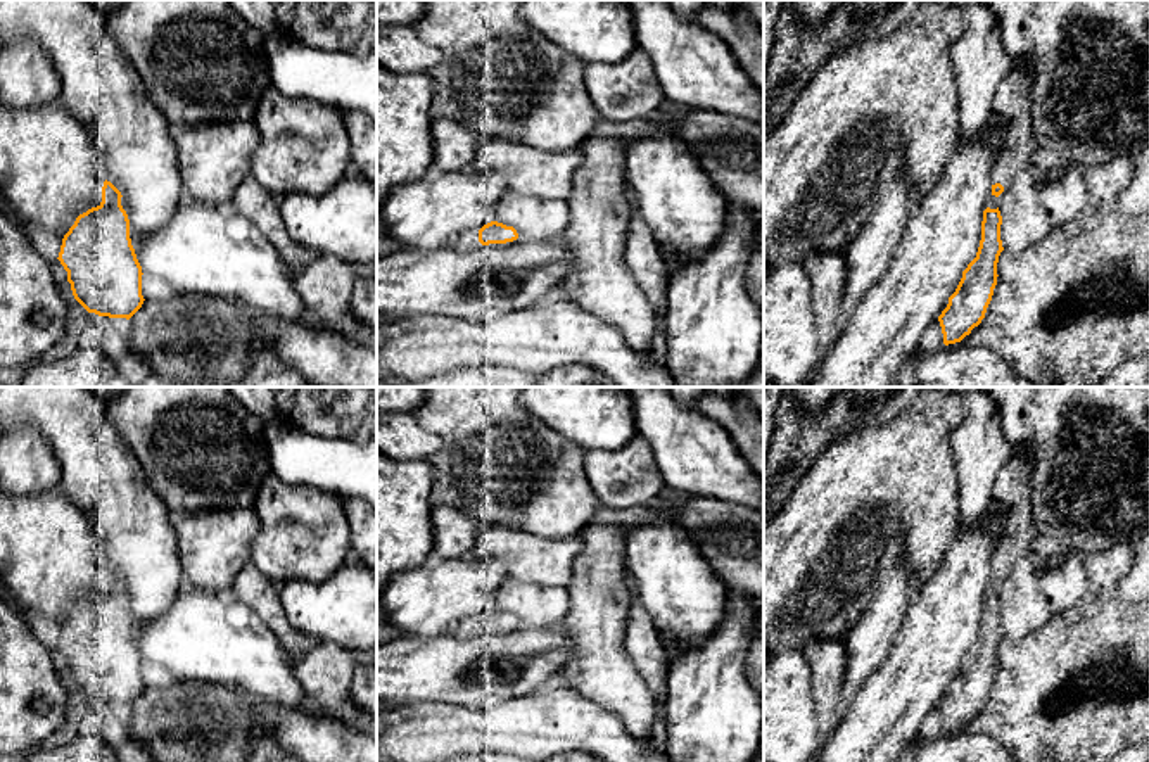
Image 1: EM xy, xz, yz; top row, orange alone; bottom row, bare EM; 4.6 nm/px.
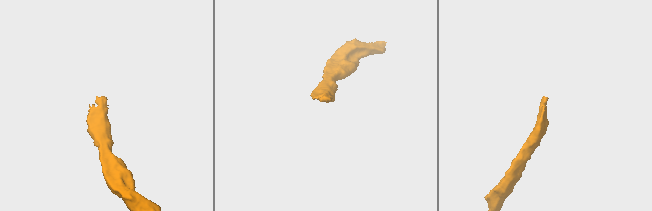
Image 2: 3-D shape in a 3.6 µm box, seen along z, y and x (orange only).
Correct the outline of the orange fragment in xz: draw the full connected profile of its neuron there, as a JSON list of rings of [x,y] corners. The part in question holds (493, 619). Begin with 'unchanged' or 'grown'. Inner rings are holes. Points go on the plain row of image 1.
grown; [[[491,608],[480,615],[472,619],[465,619],[454,629],[454,634],[460,638],[475,638],[479,634],[508,634],[517,631],[524,625],[522,619],[515,617],[513,613],[506,613],[498,608]]]

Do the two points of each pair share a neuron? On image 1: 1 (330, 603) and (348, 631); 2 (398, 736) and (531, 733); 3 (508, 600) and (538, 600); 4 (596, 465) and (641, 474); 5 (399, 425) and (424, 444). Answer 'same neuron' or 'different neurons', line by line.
1: same neuron
2: same neuron
3: same neuron
4: same neuron
5: same neuron

